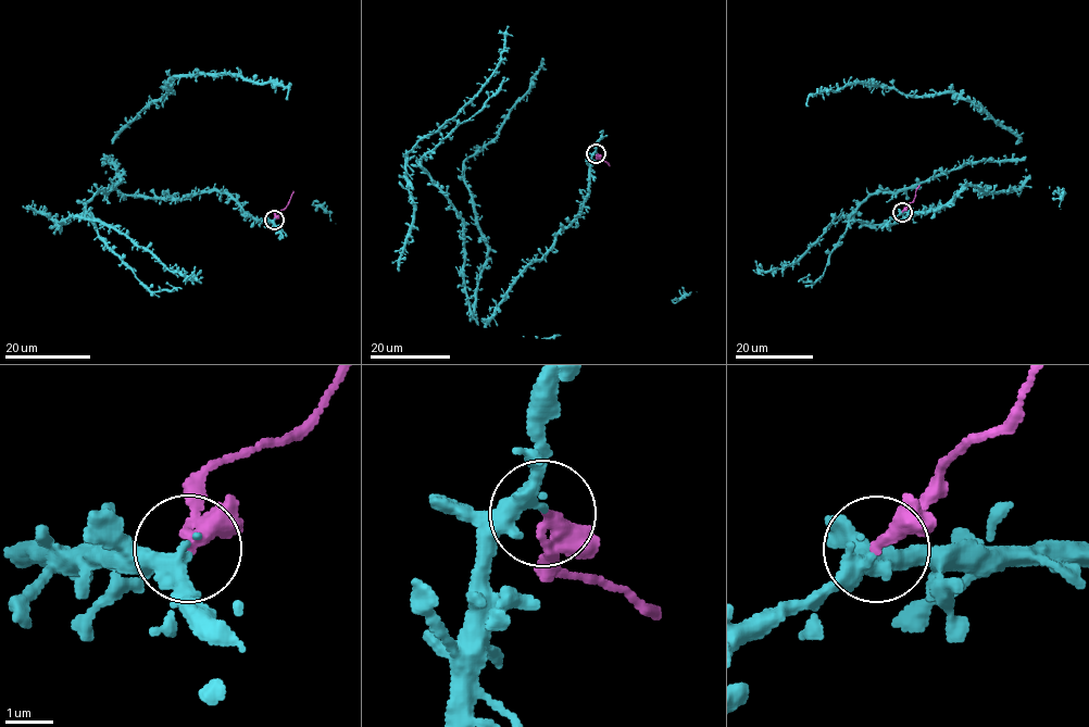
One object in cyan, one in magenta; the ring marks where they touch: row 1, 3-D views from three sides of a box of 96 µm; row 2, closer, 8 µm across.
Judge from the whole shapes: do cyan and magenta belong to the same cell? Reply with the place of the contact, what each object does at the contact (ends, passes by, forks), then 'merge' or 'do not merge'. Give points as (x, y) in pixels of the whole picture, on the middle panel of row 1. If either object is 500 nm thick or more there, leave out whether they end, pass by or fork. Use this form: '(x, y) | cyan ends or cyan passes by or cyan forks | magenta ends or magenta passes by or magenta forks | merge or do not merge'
(596, 153) | cyan passes by | magenta ends | do not merge

